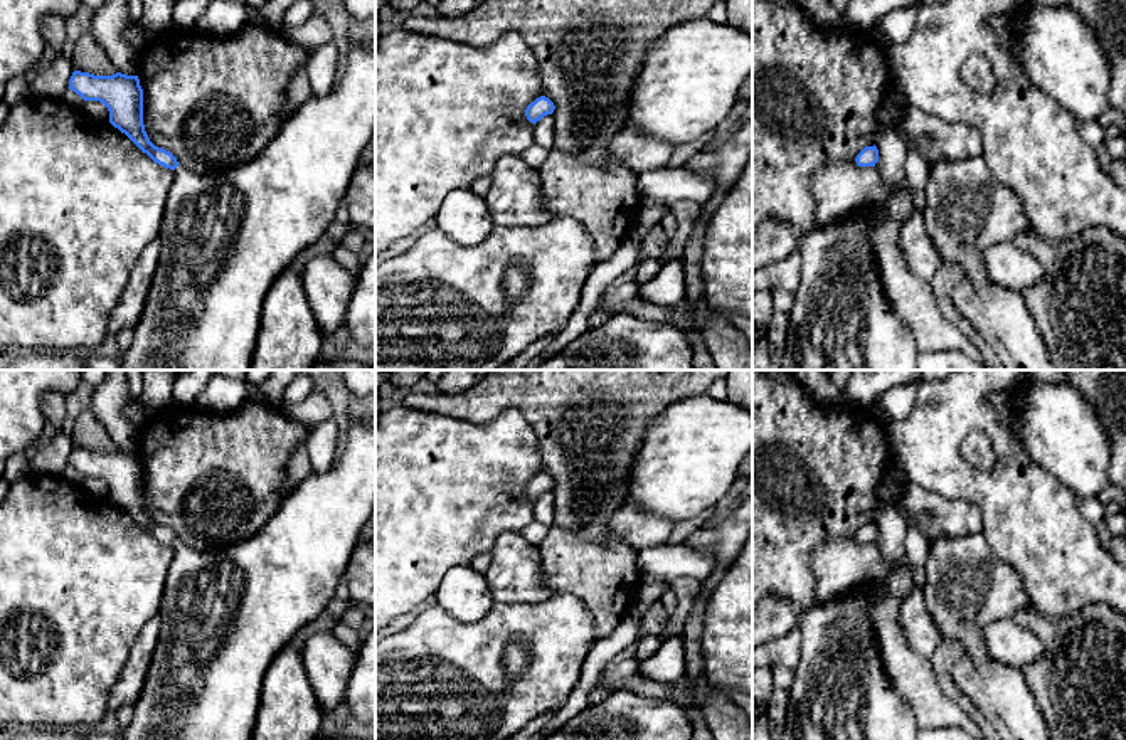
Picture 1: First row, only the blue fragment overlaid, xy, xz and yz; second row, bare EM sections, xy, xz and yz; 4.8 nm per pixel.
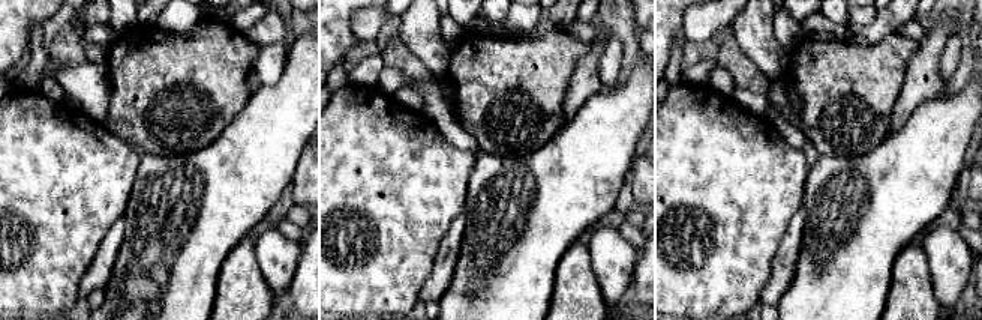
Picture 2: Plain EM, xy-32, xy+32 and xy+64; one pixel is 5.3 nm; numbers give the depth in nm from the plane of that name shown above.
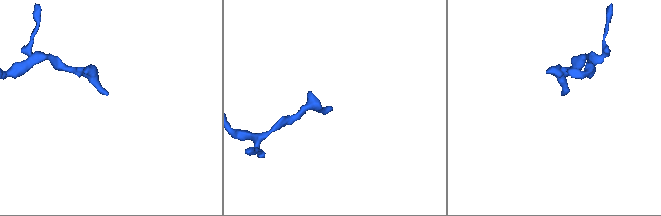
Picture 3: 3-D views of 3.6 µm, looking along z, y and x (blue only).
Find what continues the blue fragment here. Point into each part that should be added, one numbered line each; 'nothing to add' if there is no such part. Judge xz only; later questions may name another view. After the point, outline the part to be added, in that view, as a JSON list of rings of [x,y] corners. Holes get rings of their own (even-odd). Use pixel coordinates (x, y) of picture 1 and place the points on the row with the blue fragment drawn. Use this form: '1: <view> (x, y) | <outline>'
nothing to add

